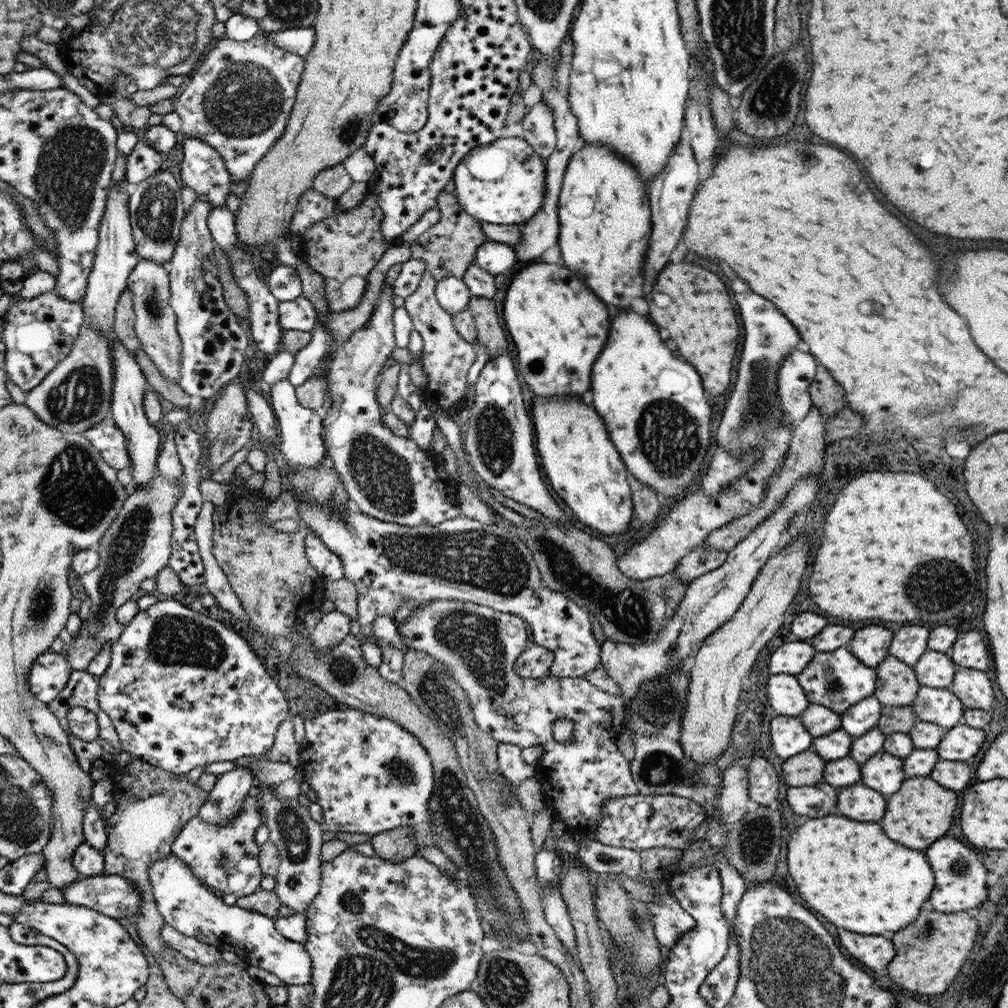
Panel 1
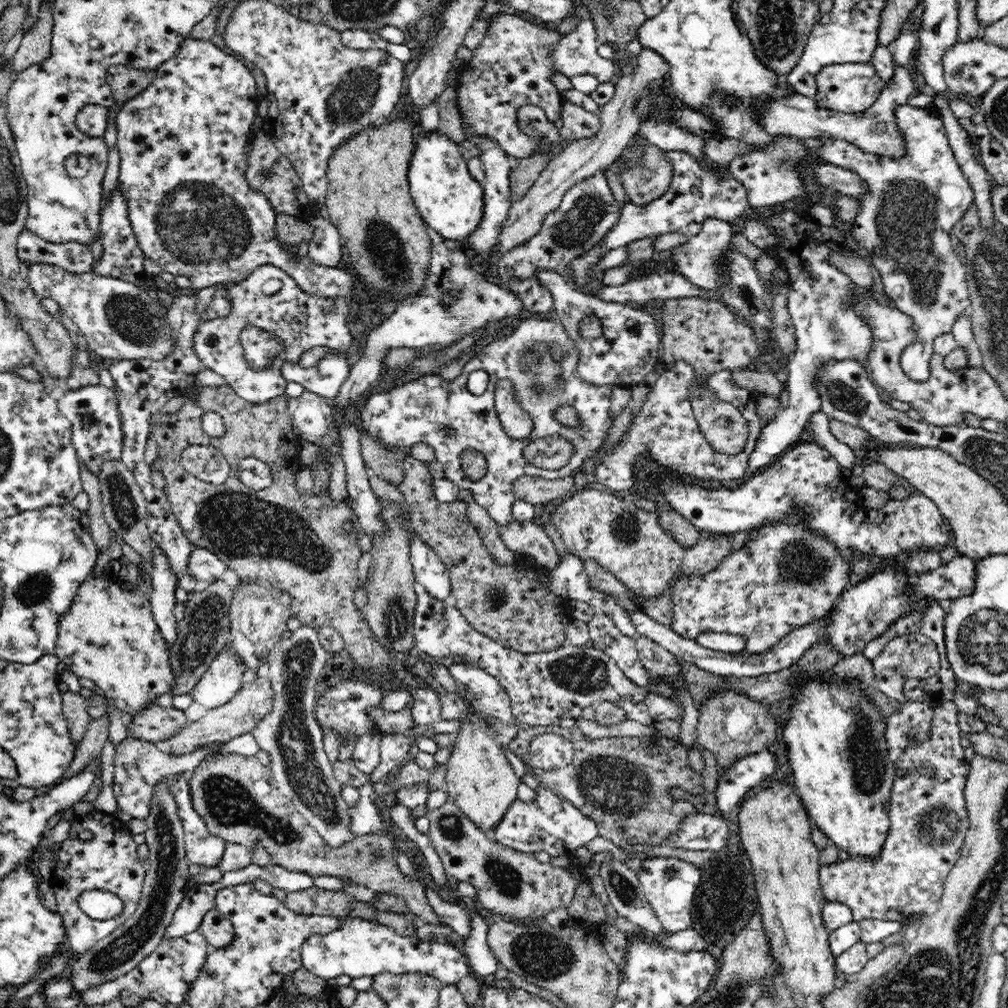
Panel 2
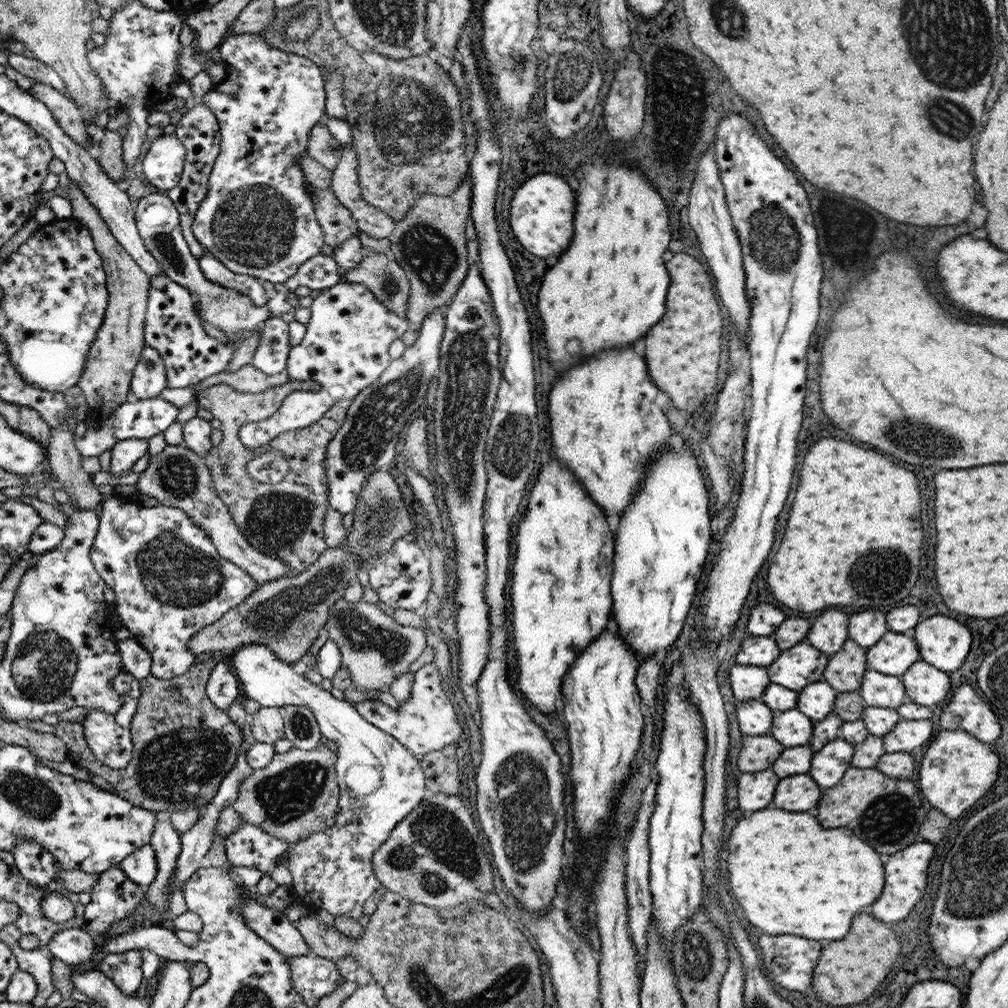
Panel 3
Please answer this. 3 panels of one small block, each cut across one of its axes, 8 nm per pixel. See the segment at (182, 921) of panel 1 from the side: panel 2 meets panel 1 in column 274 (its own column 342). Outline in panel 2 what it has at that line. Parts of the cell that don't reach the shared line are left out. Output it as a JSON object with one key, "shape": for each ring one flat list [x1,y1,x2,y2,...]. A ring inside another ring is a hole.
{"shape":[[343,918,343,926,327,935,308,936,301,948,303,967,323,978,330,984,338,976,362,978,390,972,426,973,437,978,442,984,457,984,470,974,466,957,457,945,448,943,422,942,416,935,402,936,392,928,364,918]]}

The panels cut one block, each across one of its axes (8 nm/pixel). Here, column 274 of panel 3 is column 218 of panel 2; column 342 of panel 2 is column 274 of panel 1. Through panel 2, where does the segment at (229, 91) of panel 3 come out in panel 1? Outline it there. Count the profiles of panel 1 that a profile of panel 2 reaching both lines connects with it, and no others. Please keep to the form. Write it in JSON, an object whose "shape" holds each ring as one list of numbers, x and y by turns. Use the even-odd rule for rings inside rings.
{"shape":[[277,265,268,278,270,293,279,303,289,302,303,296,303,281,294,267]]}

